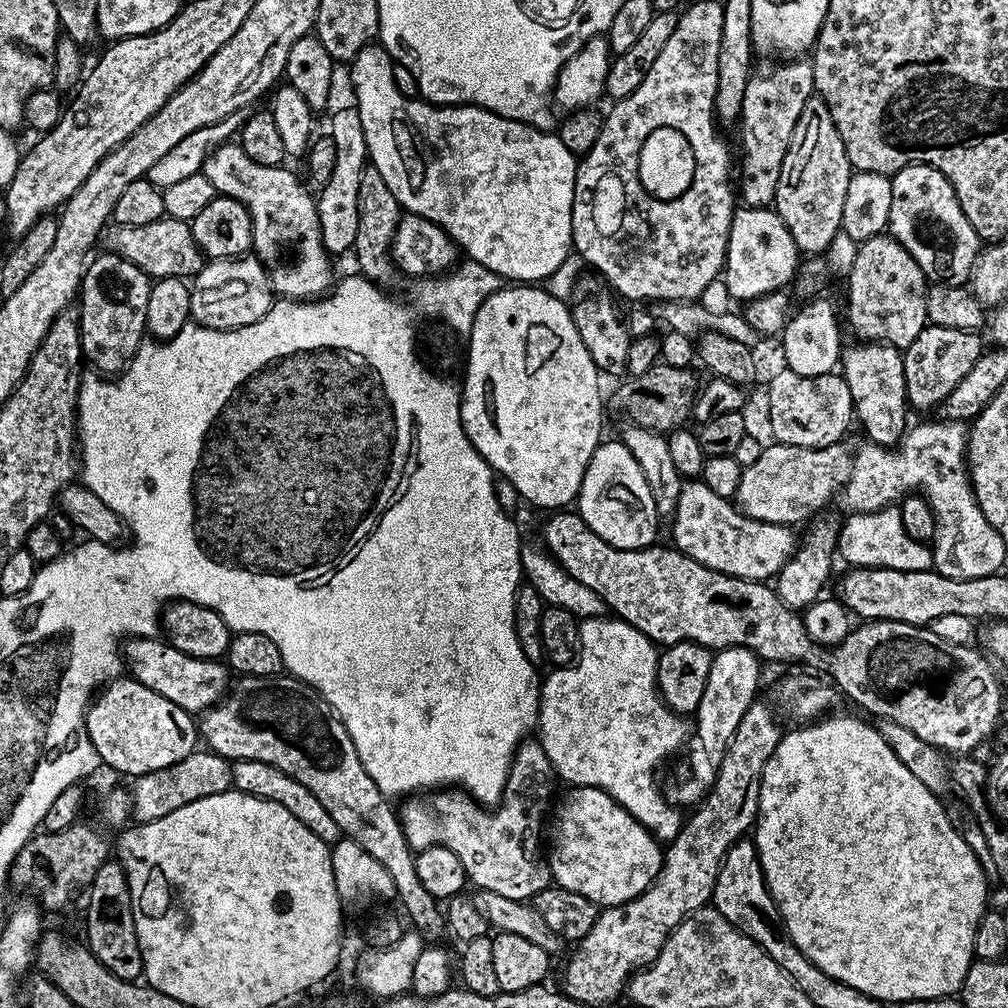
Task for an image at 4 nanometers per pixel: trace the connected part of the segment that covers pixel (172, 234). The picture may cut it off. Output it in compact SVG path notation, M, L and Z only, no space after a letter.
M165 218L158 222L146 222L146 226L112 226L107 229L107 236L112 243L109 244L111 251L134 262L134 266L138 266L138 270L142 270L153 281L171 276L191 278L200 273L206 263L198 242L194 242L191 223L186 220Z

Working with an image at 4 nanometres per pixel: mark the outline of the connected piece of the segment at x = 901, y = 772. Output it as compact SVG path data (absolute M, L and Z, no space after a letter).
M832 716L817 719L815 722L805 723L803 726L796 726L793 732L785 731L780 737L778 746L774 750L774 754L770 754L770 758L766 762L766 770L762 774L762 786L760 787L760 814L756 818L754 825L754 839L756 841L756 849L758 850L758 858L760 865L764 871L764 881L770 890L770 894L774 898L774 902L780 911L780 918L784 922L784 928L788 931L788 937L794 942L794 946L798 946L801 954L810 962L814 962L824 971L830 978L841 980L846 986L858 989L862 994L873 996L875 1000L887 1002L887 1000L897 1000L903 1002L906 1000L943 1000L952 998L957 995L962 986L962 982L966 978L966 970L970 970L976 951L974 950L974 938L978 926L982 922L984 913L989 911L988 889L990 883L984 876L983 868L979 864L978 858L974 856L974 852L960 837L960 831L954 820L944 813L944 808L940 805L941 797L937 793L926 790L926 786L922 786L922 782L918 782L918 778L914 778L914 774L910 774L910 770L906 770L906 766L902 766L902 762L898 762L898 754L894 754L892 747L886 742L886 738L880 736L879 727L867 724L867 719L859 720L856 716Z

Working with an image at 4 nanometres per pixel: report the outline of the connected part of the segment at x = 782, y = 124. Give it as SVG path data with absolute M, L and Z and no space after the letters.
M807 59L780 63L769 72L757 71L748 81L746 98L742 98L738 129L744 161L738 164L738 196L750 208L767 208L775 201L782 162L786 162L786 150L790 150L790 138L794 138L794 126L802 118L802 106L814 96L812 66Z

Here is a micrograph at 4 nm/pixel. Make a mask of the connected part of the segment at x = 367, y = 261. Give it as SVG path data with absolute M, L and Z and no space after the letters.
M365 166L358 182L358 234L354 238L351 251L356 252L359 275L371 280L373 284L388 286L392 280L392 239L401 215L401 206L394 194L390 194L390 186L382 182L382 174L378 174L374 167Z

